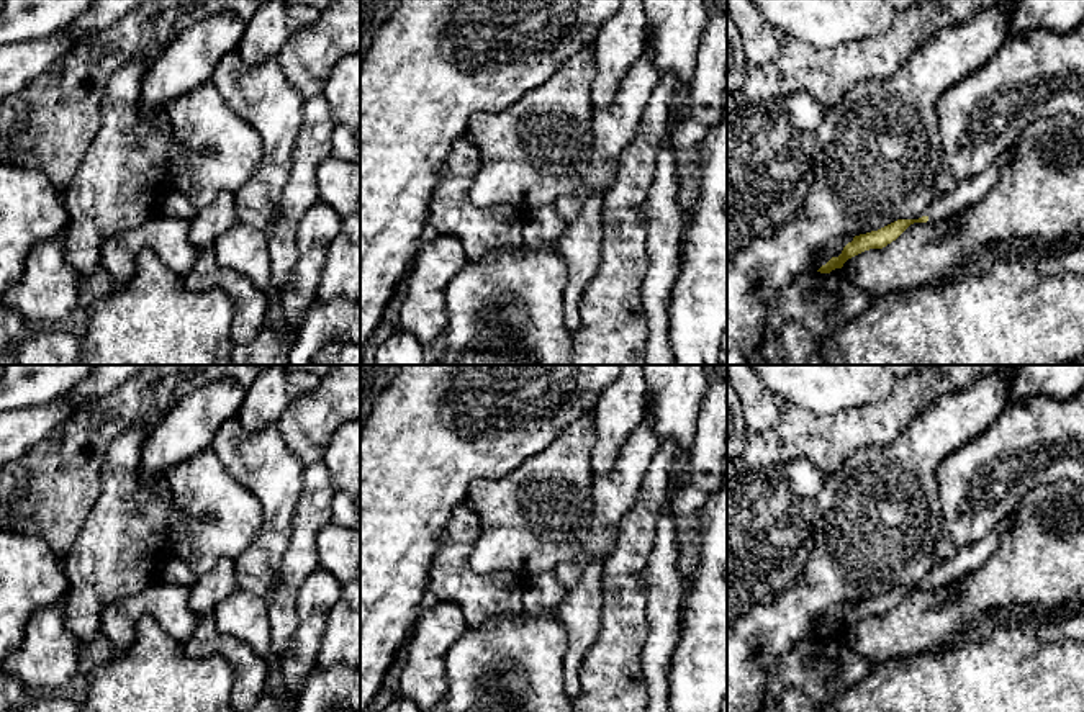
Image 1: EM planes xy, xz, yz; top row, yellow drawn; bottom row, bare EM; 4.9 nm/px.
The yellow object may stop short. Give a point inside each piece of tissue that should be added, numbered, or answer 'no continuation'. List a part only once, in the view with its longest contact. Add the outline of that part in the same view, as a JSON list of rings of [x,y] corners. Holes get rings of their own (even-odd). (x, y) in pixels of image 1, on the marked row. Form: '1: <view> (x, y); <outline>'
1: yz (970, 192); [[[1014,147],[1002,152],[982,173],[961,182],[951,192],[933,198],[928,208],[928,221],[940,223],[979,203],[999,182],[1002,169],[1014,159]]]

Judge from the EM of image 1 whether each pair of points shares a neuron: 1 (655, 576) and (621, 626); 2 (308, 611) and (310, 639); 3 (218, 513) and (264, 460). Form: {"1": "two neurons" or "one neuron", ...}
{"1": "two neurons", "2": "one neuron", "3": "two neurons"}

